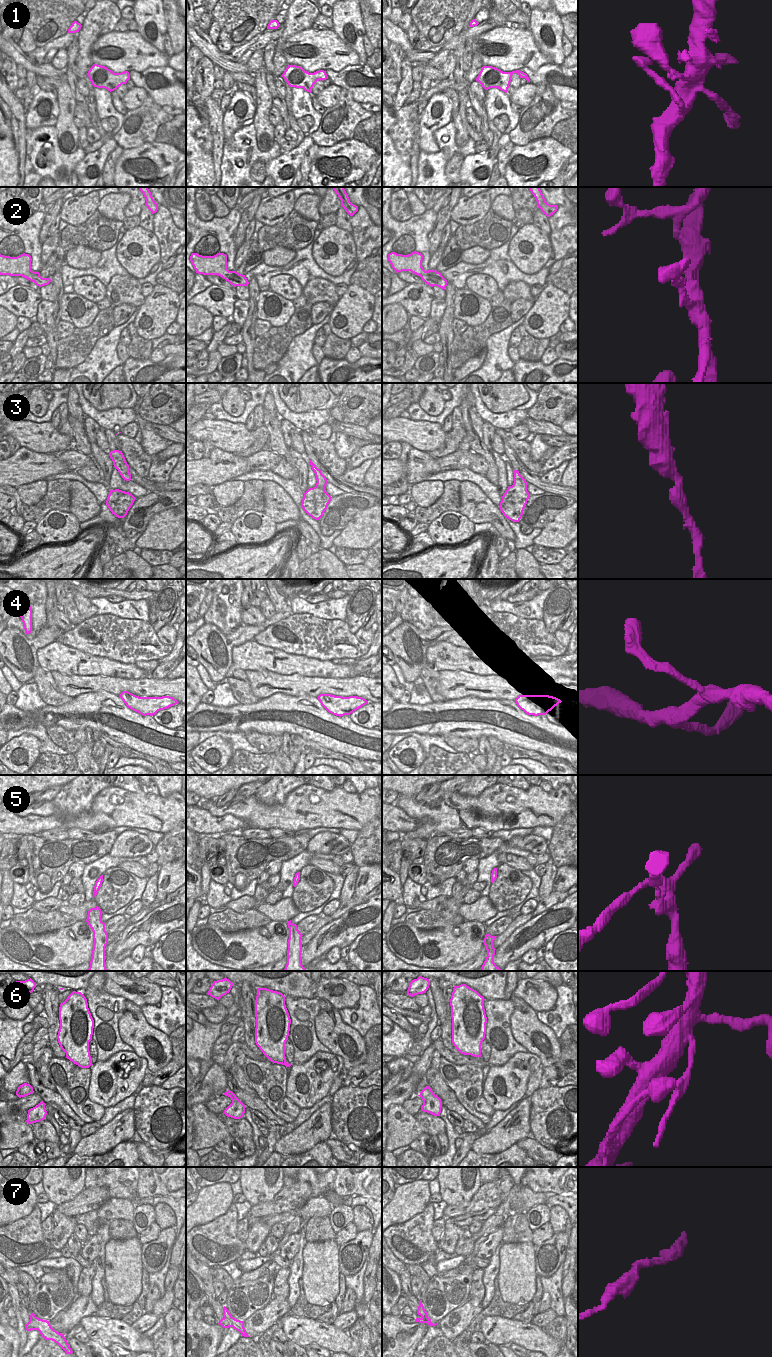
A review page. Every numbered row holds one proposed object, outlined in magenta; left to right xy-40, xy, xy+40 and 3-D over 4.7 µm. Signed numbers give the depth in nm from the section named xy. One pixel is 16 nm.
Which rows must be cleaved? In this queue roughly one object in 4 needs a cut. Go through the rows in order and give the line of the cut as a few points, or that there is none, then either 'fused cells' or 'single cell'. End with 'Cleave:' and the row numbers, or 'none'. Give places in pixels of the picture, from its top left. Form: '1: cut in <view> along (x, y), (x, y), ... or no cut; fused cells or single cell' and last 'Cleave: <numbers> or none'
1: no cut; single cell
2: no cut; single cell
3: no cut; single cell
4: no cut; single cell
5: no cut; single cell
6: no cut; single cell
7: no cut; single cell
Cleave: none

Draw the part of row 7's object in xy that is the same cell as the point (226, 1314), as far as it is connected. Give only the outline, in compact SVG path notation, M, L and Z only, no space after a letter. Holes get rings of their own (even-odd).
M224 1306L223 1308L223 1318L219 1320L219 1325L223 1328L233 1327L235 1330L239 1331L242 1336L250 1337L244 1328L244 1321L240 1321L235 1319L228 1311L228 1309Z

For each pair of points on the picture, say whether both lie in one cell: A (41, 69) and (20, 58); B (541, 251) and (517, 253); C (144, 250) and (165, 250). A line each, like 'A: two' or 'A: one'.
A: one
B: one
C: two

